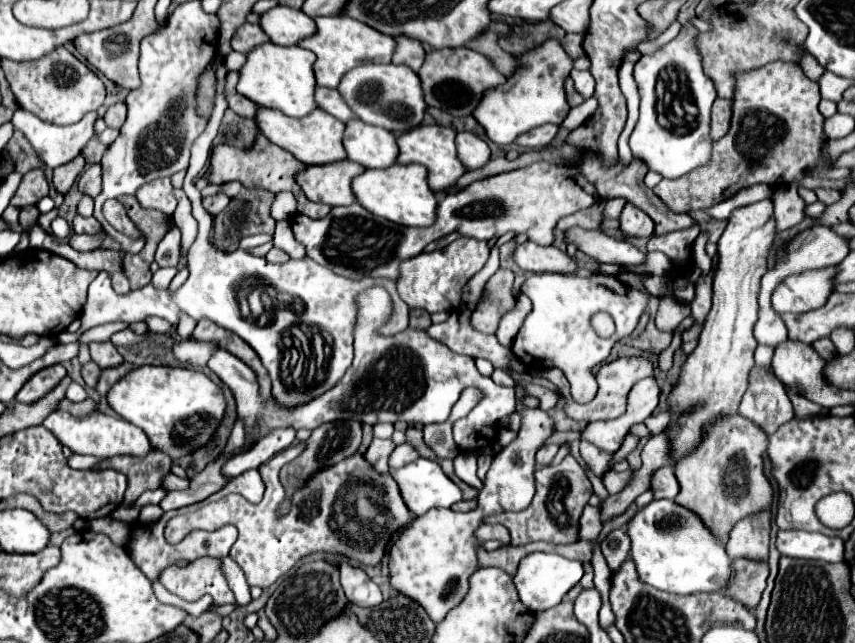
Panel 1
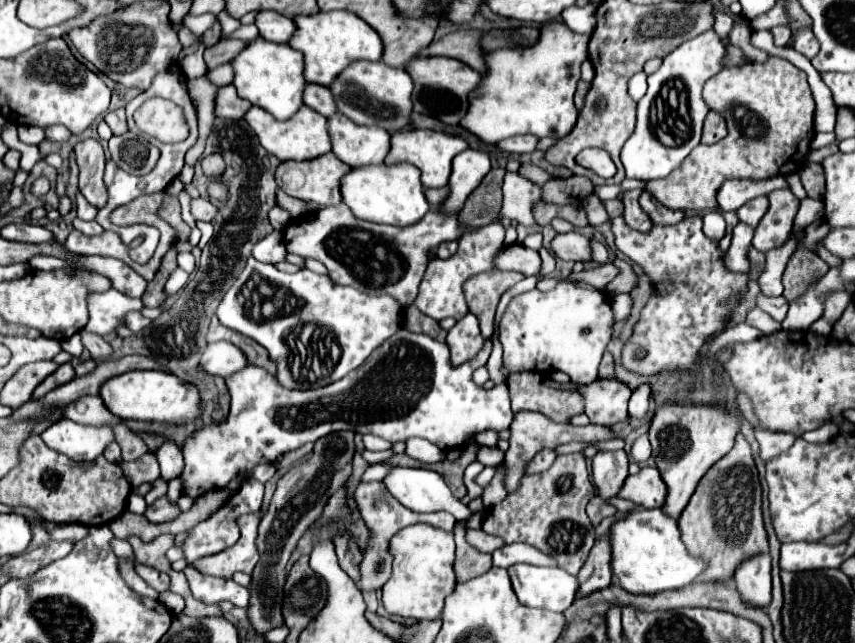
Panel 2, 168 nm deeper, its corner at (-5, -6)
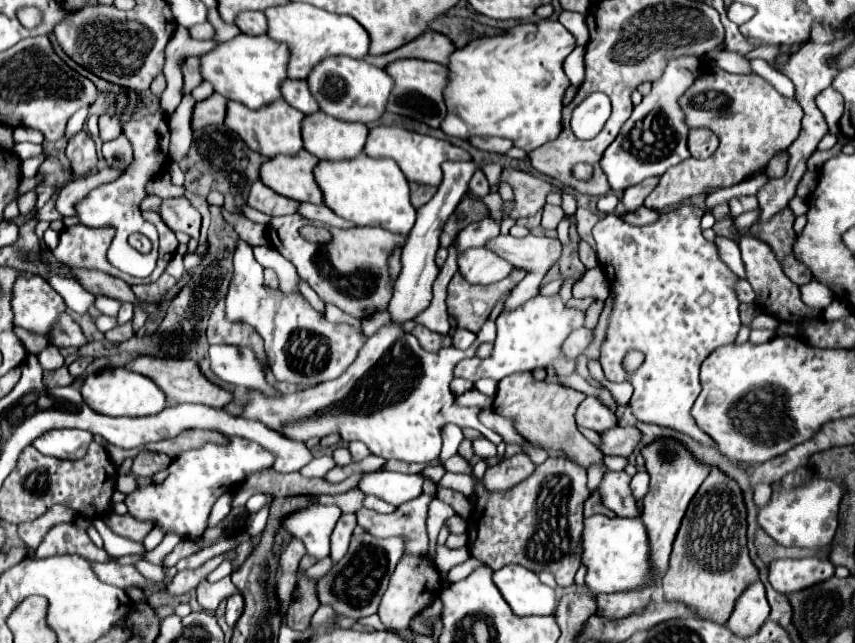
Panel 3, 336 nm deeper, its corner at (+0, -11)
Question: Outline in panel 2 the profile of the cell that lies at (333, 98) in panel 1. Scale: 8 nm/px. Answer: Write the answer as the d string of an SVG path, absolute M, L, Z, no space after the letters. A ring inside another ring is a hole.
M309 85L305 87L305 105L309 105L311 109L315 109L317 113L331 117L337 113L335 107L335 99L329 87L321 87L321 85Z

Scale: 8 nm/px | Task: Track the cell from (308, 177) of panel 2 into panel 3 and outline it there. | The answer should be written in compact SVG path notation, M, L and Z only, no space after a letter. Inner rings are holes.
M300 150L296 152L294 156L274 156L270 160L266 160L262 166L260 166L260 180L272 188L276 194L280 196L286 196L286 198L292 198L292 200L298 200L298 202L310 202L310 204L322 204L322 192L318 188L318 184L314 182L314 166L318 164L316 156L312 156L310 152L306 150Z

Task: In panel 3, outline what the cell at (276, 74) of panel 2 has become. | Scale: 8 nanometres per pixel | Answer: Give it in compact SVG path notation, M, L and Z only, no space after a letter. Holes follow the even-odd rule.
M238 34L236 38L218 44L214 50L200 56L200 74L214 86L214 92L228 100L240 102L252 110L258 110L280 98L280 82L286 78L288 48L266 34L248 36Z

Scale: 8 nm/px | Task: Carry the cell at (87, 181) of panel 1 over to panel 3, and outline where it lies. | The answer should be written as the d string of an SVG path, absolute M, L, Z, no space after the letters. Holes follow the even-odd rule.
M76 132L70 140L68 140L68 148L66 148L66 156L70 160L70 166L76 174L86 174L90 168L96 166L98 156L96 156L96 148L94 148L94 140L84 132Z

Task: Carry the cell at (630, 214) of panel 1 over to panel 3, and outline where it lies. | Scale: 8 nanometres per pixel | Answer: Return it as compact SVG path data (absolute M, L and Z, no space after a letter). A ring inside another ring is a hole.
M652 176L652 178L642 180L640 184L636 184L636 186L628 188L628 190L624 190L622 202L624 202L626 210L628 210L628 212L632 212L632 210L640 208L640 206L644 204L644 200L646 200L648 192L652 192L652 190L656 188L656 184L658 184L658 182L660 182L660 178L658 178L658 176Z

